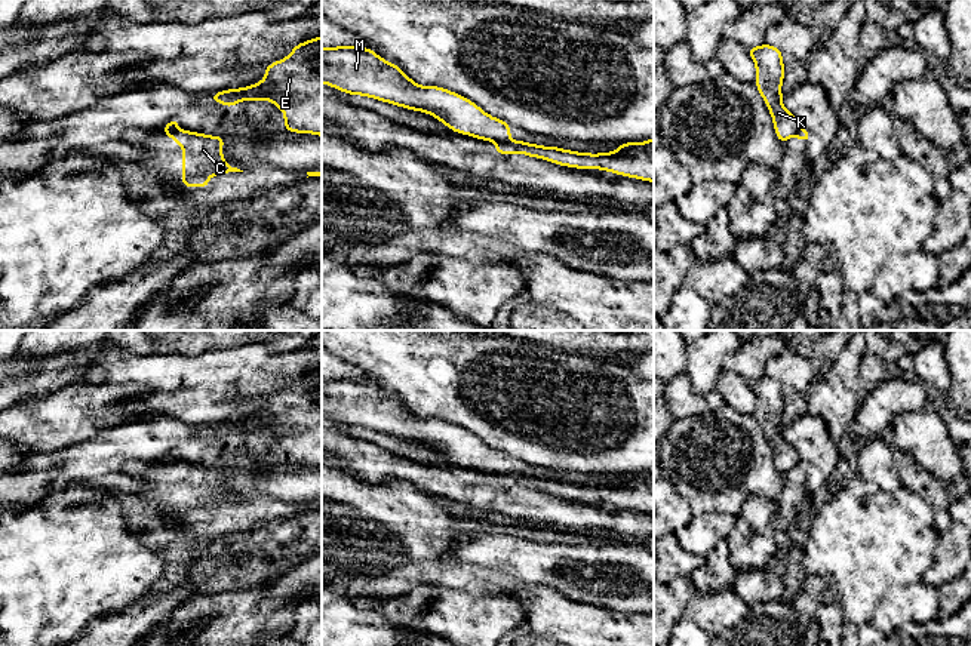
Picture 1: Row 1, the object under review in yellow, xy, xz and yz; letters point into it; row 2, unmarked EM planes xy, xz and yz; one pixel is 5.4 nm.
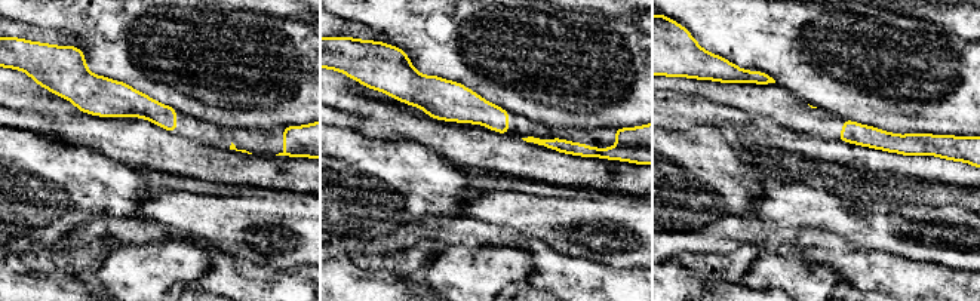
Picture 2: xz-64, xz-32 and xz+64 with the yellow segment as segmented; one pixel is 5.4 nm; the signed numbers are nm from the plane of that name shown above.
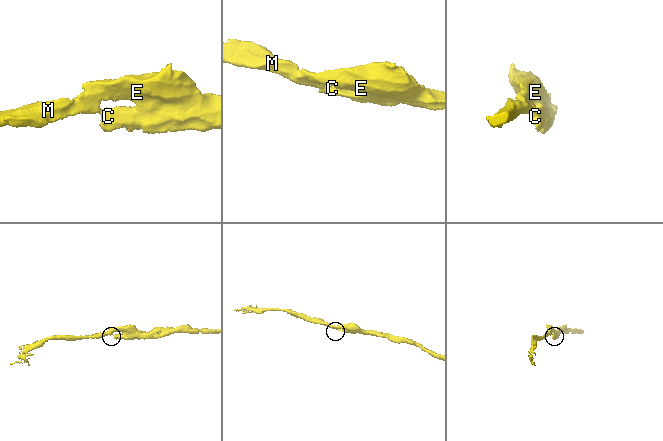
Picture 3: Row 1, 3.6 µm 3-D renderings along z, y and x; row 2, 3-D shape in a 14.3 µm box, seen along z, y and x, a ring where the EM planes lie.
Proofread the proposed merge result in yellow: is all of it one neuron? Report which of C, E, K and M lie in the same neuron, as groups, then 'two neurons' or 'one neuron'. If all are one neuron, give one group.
C / E K M | two neurons

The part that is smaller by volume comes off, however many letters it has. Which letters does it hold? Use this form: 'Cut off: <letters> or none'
Cut off: C

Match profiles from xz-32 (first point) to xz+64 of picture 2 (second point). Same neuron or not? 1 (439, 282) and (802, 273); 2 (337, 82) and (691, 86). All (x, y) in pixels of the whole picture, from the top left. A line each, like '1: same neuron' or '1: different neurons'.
1: same neuron
2: different neurons

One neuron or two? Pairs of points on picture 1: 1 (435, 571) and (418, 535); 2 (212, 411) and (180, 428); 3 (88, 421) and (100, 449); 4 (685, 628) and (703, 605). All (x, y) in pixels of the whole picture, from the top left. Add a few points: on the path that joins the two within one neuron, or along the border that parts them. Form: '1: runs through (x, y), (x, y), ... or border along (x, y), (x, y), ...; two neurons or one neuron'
1: border along (446, 557), (406, 562), (396, 569); two neurons
2: border along (153, 415), (172, 417), (189, 424); two neurons
3: border along (126, 423), (105, 427), (73, 446); two neurons
4: border along (684, 617), (704, 630); two neurons

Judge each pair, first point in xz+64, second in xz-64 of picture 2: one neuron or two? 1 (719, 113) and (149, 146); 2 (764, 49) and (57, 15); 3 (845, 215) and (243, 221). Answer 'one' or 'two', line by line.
1: one
2: one
3: one

